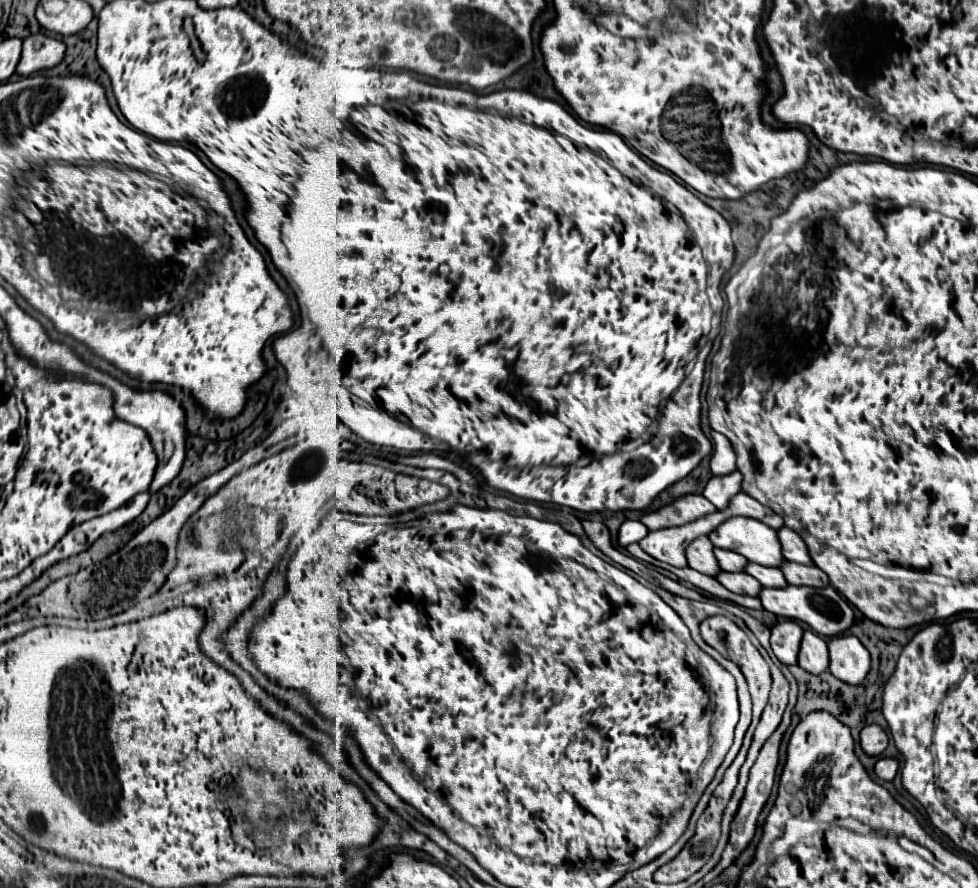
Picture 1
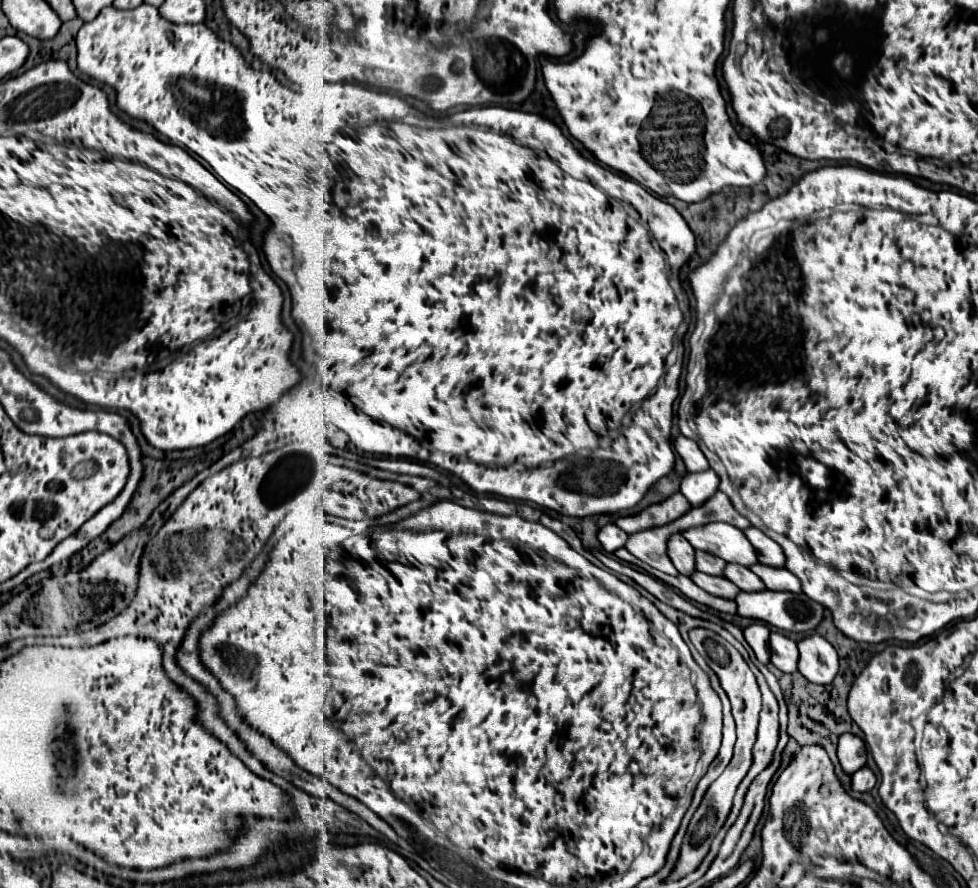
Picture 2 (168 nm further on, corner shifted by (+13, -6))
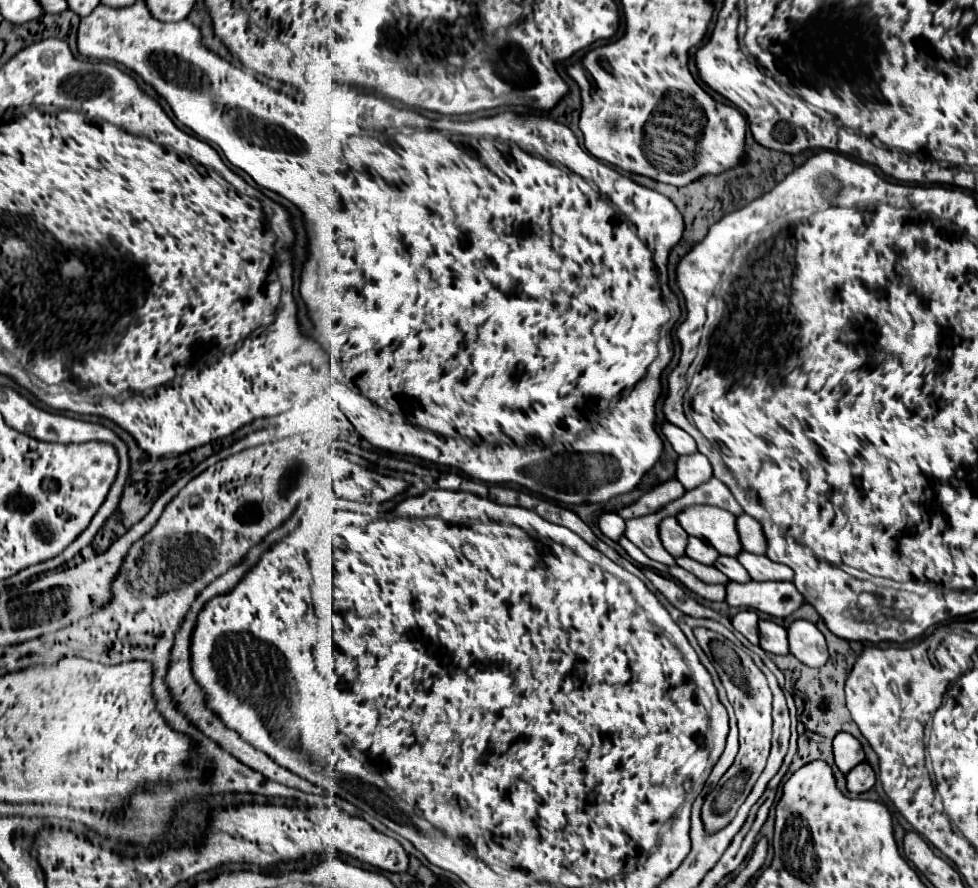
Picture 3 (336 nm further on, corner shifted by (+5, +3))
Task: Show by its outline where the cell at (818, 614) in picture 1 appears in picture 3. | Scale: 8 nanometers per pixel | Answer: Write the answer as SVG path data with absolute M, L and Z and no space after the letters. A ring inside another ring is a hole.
M730 582L726 602L734 608L750 608L776 618L788 618L806 604L792 582Z

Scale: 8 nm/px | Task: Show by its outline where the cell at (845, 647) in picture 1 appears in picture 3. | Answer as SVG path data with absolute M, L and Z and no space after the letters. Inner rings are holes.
M796 620L788 626L790 654L810 668L822 668L830 660L824 634L806 620Z

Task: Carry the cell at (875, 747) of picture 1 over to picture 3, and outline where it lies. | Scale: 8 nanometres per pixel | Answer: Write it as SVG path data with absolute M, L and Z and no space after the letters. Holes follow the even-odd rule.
M840 732L834 742L836 742L836 746L834 746L834 760L836 760L836 766L838 766L844 774L850 772L856 764L860 764L860 762L866 758L860 740L854 738L852 734Z

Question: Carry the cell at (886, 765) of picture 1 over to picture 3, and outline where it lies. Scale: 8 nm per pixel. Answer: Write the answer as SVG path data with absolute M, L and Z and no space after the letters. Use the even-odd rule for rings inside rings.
M860 762L854 770L850 770L846 774L848 790L854 794L862 794L862 792L870 790L874 786L874 780L876 780L876 774L868 762Z

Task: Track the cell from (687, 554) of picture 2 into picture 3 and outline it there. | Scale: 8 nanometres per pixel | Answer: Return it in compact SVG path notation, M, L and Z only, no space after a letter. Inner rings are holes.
M666 518L660 524L660 540L666 546L666 550L674 556L680 558L686 554L686 540L688 540L688 532L684 532L684 528L678 524L676 518Z

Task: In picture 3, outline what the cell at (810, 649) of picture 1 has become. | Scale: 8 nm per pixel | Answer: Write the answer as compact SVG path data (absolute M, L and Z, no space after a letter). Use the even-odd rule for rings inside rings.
M760 620L758 628L760 628L760 646L766 652L772 652L772 654L778 654L778 656L790 654L786 628L782 628L780 624L776 624L772 620Z

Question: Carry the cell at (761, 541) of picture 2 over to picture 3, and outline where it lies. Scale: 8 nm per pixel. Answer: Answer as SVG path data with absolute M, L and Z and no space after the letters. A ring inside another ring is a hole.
M742 514L736 520L736 528L738 528L738 534L742 536L742 546L746 552L764 554L768 550L768 538L766 538L762 526L758 524L758 520L754 520L748 514Z

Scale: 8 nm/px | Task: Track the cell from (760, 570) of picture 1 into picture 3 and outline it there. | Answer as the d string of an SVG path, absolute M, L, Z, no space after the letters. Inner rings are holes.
M720 556L714 564L720 572L724 572L732 582L750 582L750 574L746 572L746 568L738 562L738 558L732 556Z

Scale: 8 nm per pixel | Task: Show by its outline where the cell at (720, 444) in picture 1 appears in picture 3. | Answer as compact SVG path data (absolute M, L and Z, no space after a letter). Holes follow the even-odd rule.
M664 422L662 432L670 440L670 444L674 446L674 450L678 454L694 454L694 452L698 452L698 446L696 446L694 438L688 432L684 432L682 428L678 428L678 426L670 424L670 422Z

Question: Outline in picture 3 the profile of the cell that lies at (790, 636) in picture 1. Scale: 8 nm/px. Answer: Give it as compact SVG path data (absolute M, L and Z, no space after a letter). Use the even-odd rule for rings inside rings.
M738 612L734 618L732 618L732 624L738 632L742 632L754 646L758 646L760 642L760 636L758 636L758 614L756 612Z

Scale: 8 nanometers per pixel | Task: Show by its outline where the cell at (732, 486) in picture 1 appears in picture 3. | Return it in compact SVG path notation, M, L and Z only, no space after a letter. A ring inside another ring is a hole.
M696 452L696 454L690 454L690 456L680 456L678 458L676 480L682 482L682 486L686 490L698 488L700 484L710 480L712 476L714 476L714 472L712 472L710 460L704 454Z

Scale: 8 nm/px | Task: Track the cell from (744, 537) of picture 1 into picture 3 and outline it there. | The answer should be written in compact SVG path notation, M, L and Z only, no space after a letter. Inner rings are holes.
M692 506L678 514L680 526L700 540L706 540L724 556L738 556L744 548L736 528L736 518L720 508Z

